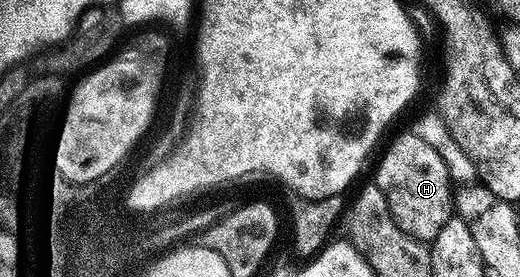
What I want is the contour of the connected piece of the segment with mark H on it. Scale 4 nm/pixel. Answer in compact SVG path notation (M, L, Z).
M411 131L398 134L379 159L374 182L386 193L396 222L415 239L430 243L454 211L454 182L446 163L429 143Z

